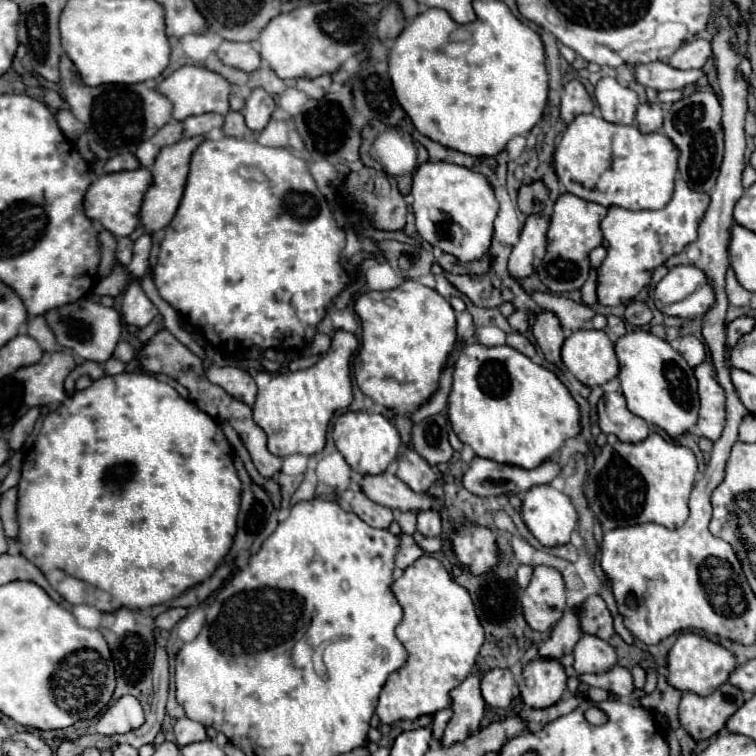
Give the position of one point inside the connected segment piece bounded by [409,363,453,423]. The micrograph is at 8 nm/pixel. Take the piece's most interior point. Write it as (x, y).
(437, 402)

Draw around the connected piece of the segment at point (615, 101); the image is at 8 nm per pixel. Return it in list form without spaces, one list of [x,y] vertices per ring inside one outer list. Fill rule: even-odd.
[[[601,77],[595,85],[595,99],[601,107],[603,119],[623,125],[635,121],[635,109],[639,105],[637,93],[629,87],[623,87],[617,79]]]

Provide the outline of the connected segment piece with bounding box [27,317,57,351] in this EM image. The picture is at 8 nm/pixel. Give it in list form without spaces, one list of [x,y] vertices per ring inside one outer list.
[[[41,317],[29,319],[29,321],[27,321],[27,333],[29,333],[33,339],[37,339],[37,341],[43,345],[43,349],[47,349],[47,351],[57,349],[55,341],[53,341],[53,333],[49,333],[49,327],[45,325],[45,319],[41,319]]]

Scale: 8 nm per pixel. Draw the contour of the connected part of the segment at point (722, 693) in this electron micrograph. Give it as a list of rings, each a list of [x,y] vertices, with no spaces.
[[[731,683],[721,685],[709,697],[699,697],[697,693],[685,691],[679,703],[679,721],[695,741],[709,739],[721,731],[727,717],[733,715],[743,701],[743,691],[735,691],[735,685]]]

